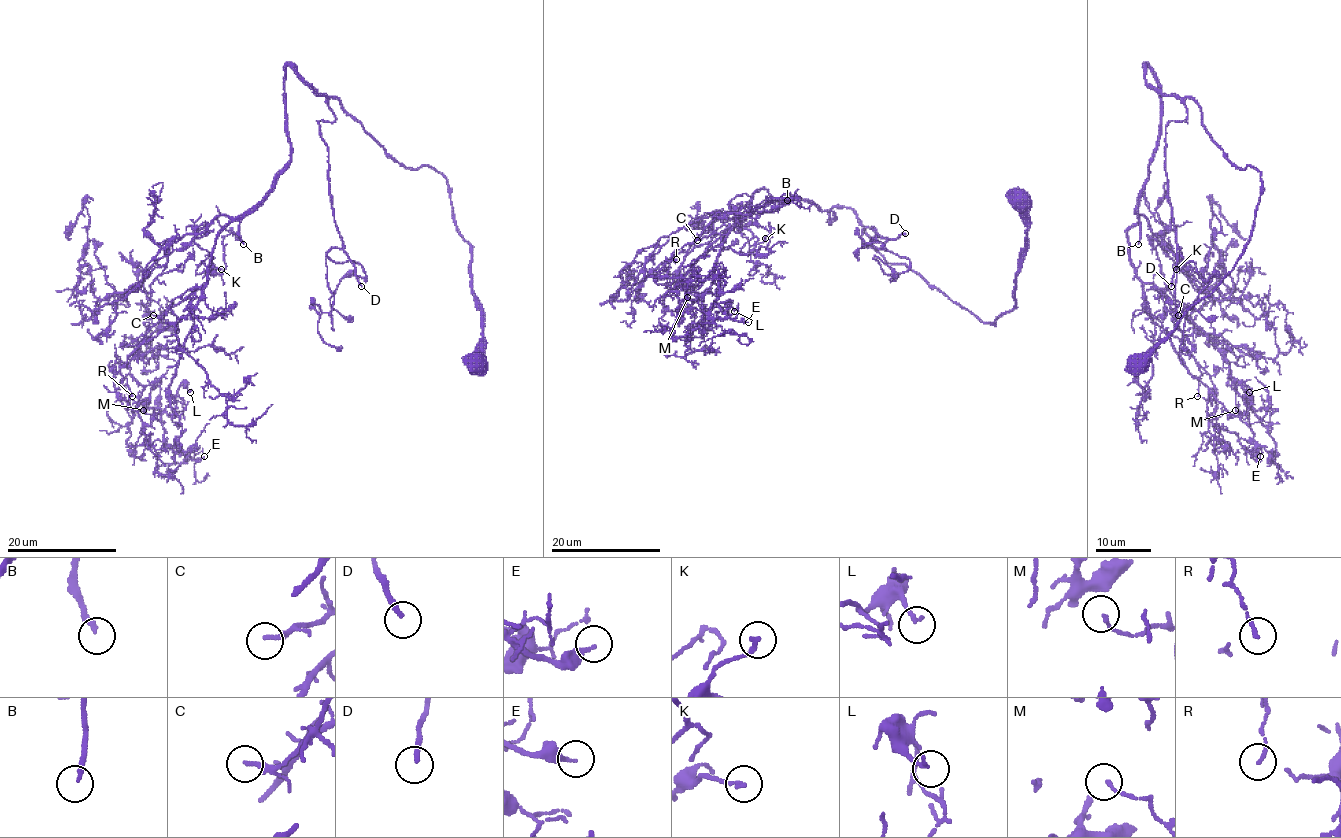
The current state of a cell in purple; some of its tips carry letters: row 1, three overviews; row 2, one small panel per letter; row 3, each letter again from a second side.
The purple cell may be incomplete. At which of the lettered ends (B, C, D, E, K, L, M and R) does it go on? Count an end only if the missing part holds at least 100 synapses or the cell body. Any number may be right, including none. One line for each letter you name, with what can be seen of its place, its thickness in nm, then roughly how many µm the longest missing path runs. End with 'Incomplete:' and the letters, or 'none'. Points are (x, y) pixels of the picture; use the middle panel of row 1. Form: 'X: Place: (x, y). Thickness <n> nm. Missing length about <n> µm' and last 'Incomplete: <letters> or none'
B: Place: (787, 200). Thickness 200 nm. Missing length about 80 µm
Incomplete: B

